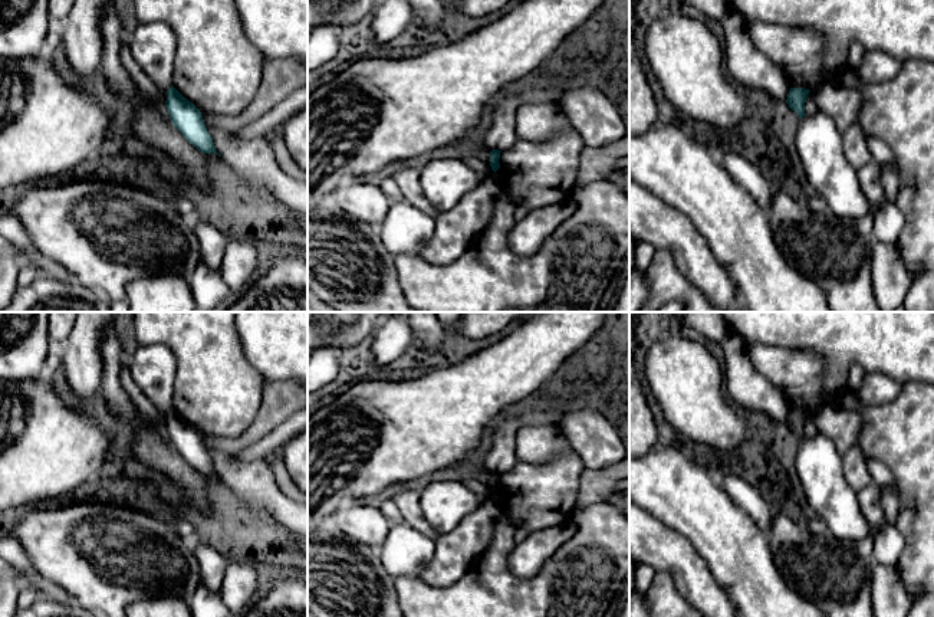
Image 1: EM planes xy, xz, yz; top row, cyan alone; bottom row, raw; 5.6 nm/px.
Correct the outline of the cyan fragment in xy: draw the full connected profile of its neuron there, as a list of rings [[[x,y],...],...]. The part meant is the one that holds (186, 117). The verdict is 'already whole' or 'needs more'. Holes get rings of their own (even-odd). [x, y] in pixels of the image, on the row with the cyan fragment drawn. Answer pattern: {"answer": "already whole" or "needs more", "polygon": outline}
{"answer": "already whole", "polygon": [[[174,86],[170,88],[165,95],[165,106],[171,122],[184,135],[184,138],[204,154],[214,152],[220,155],[205,128],[200,109],[184,98]]]}

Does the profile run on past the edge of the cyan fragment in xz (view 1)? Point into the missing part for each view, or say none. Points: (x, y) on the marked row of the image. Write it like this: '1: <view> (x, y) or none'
1: none

